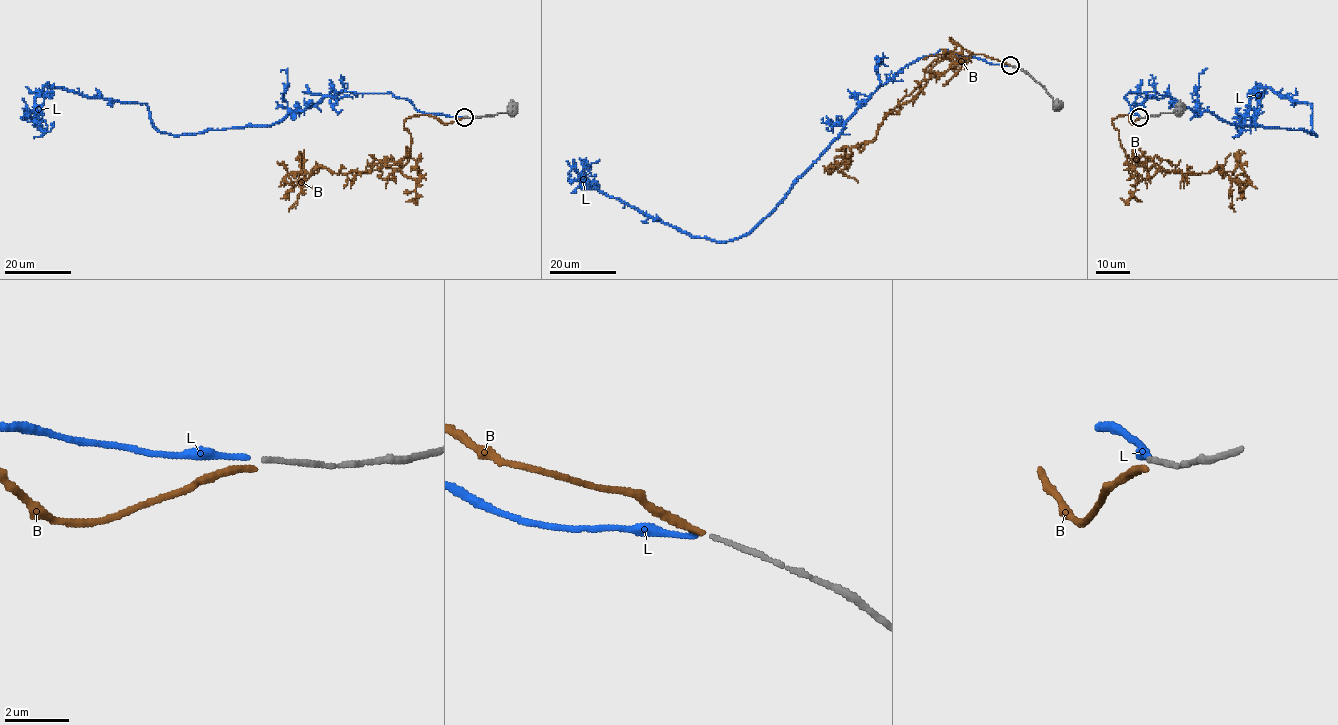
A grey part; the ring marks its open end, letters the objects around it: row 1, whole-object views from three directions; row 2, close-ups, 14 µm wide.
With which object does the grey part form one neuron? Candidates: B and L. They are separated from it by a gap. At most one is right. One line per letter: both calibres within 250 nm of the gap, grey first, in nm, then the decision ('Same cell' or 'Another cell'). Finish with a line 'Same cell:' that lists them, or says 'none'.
B: Thickness 120 nm (grey) against 220 nm. Another cell
L: Thickness 120 nm (grey) against 150 nm. Same cell
Same cell: L

